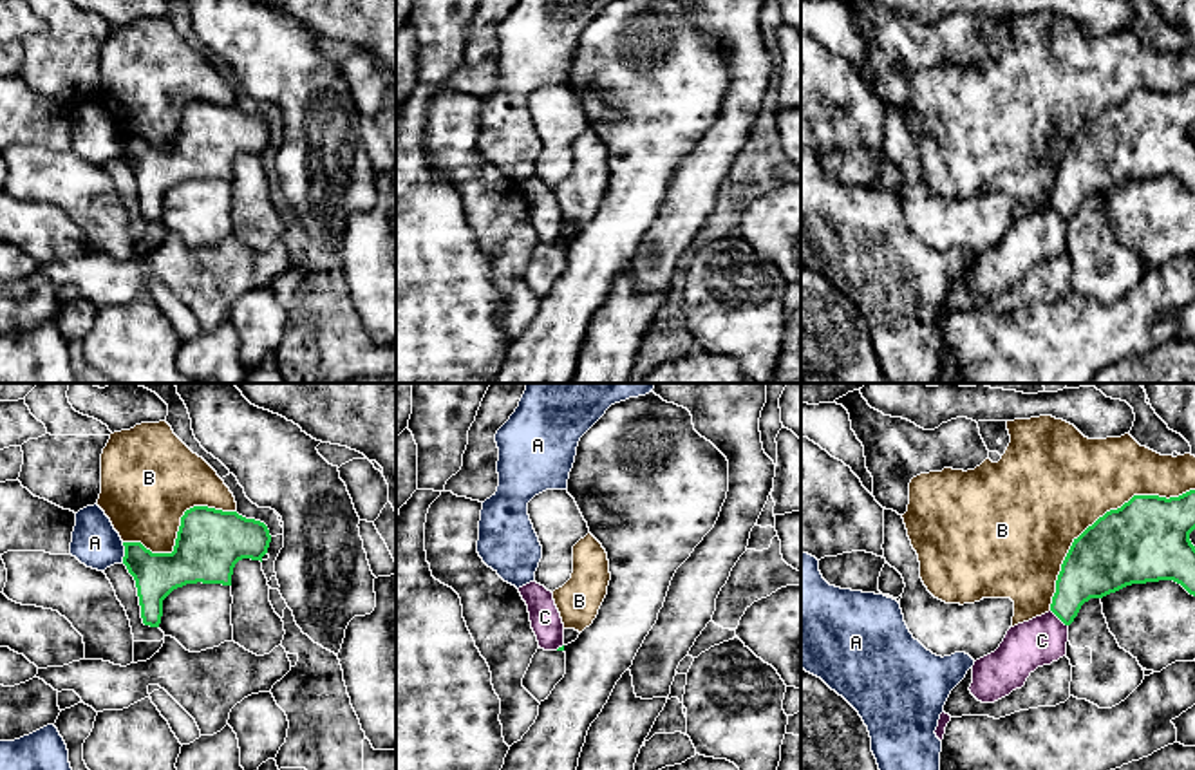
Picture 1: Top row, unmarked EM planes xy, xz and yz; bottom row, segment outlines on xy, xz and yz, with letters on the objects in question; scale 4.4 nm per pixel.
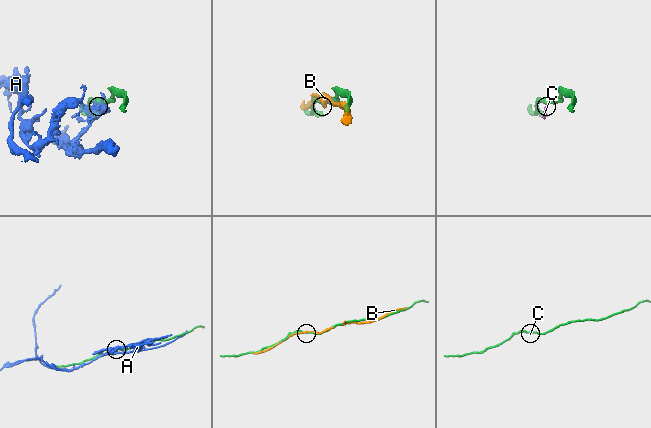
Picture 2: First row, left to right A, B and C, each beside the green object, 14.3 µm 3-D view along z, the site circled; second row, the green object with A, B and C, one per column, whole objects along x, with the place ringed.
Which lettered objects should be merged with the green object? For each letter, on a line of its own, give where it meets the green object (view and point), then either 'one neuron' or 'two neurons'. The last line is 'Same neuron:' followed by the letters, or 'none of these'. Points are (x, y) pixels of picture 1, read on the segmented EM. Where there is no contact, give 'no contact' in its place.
A: contact xy (125, 552); two neurons
B: contact yz (1100, 517); two neurons
C: contact yz (1060, 619); two neurons
Same neuron: none of these

